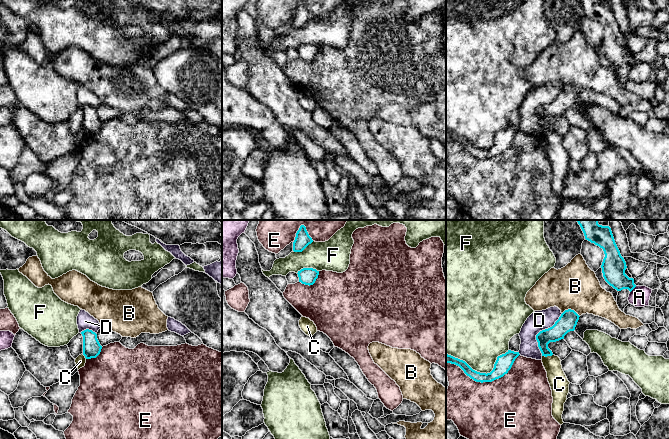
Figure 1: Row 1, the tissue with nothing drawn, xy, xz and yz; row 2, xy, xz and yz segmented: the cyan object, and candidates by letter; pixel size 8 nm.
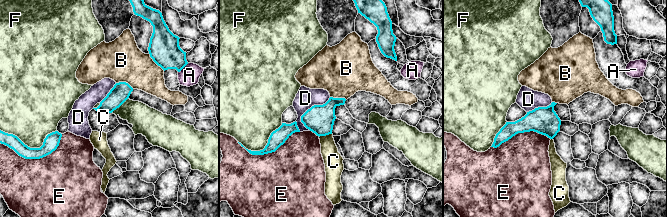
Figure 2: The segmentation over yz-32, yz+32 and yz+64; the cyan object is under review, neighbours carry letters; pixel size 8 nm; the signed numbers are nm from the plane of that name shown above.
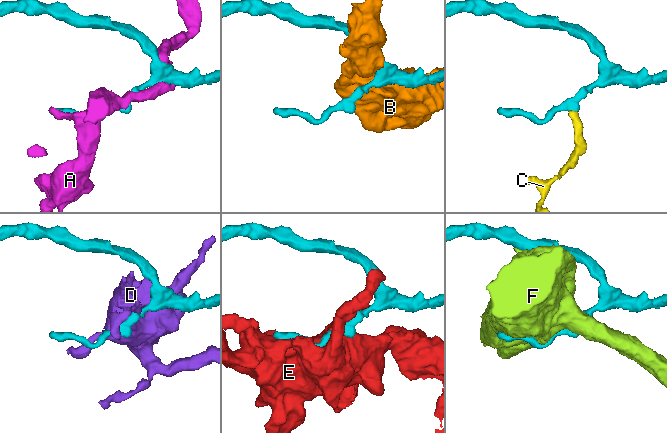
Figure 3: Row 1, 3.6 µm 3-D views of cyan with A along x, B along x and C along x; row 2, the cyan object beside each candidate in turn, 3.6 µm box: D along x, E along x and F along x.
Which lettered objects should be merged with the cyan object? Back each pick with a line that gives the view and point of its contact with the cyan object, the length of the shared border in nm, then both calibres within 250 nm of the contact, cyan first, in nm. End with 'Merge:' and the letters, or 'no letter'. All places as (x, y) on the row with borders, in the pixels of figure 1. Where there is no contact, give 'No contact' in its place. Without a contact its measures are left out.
Merge: no letter

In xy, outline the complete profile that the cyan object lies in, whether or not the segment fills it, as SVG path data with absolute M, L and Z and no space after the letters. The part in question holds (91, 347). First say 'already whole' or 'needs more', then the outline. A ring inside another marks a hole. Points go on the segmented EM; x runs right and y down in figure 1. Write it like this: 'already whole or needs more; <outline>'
already whole; M89 329L82 331L81 334L83 336L83 355L86 359L96 358L102 349L97 334Z

